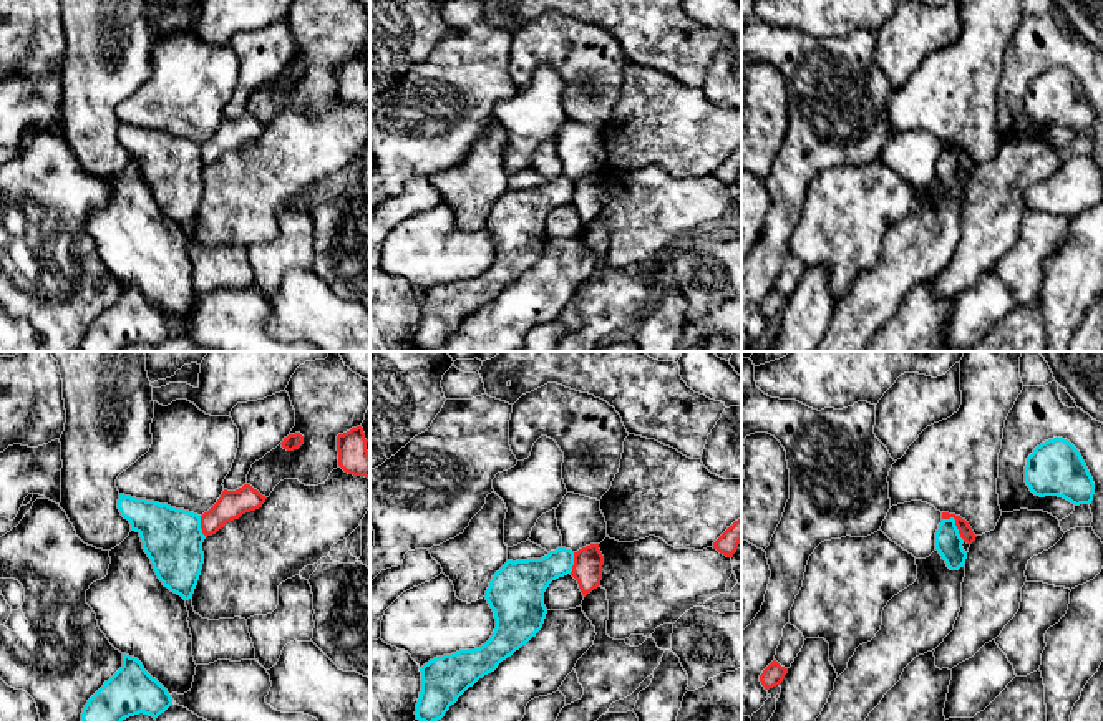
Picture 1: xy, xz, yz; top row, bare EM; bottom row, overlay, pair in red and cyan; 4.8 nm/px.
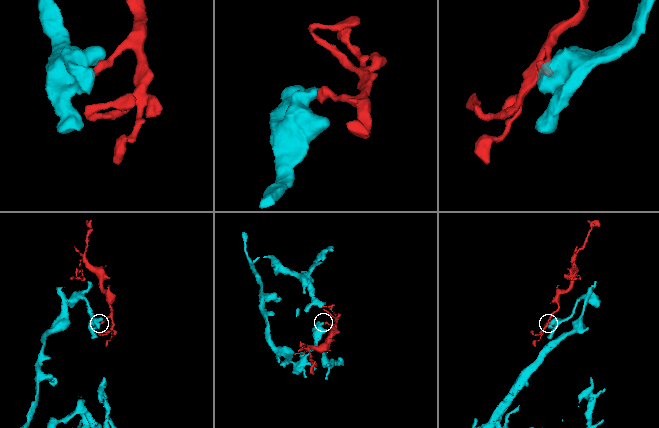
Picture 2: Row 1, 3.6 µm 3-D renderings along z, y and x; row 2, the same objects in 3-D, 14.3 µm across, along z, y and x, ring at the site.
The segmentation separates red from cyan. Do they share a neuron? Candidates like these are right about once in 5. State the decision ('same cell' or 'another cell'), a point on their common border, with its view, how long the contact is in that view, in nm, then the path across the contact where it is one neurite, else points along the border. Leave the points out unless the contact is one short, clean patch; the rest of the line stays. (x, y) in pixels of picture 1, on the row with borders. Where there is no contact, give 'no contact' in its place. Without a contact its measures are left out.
another cell; contact yz (956, 524); length 160 nm; border yz (942, 518), (956, 521), (957, 533), (964, 541)

